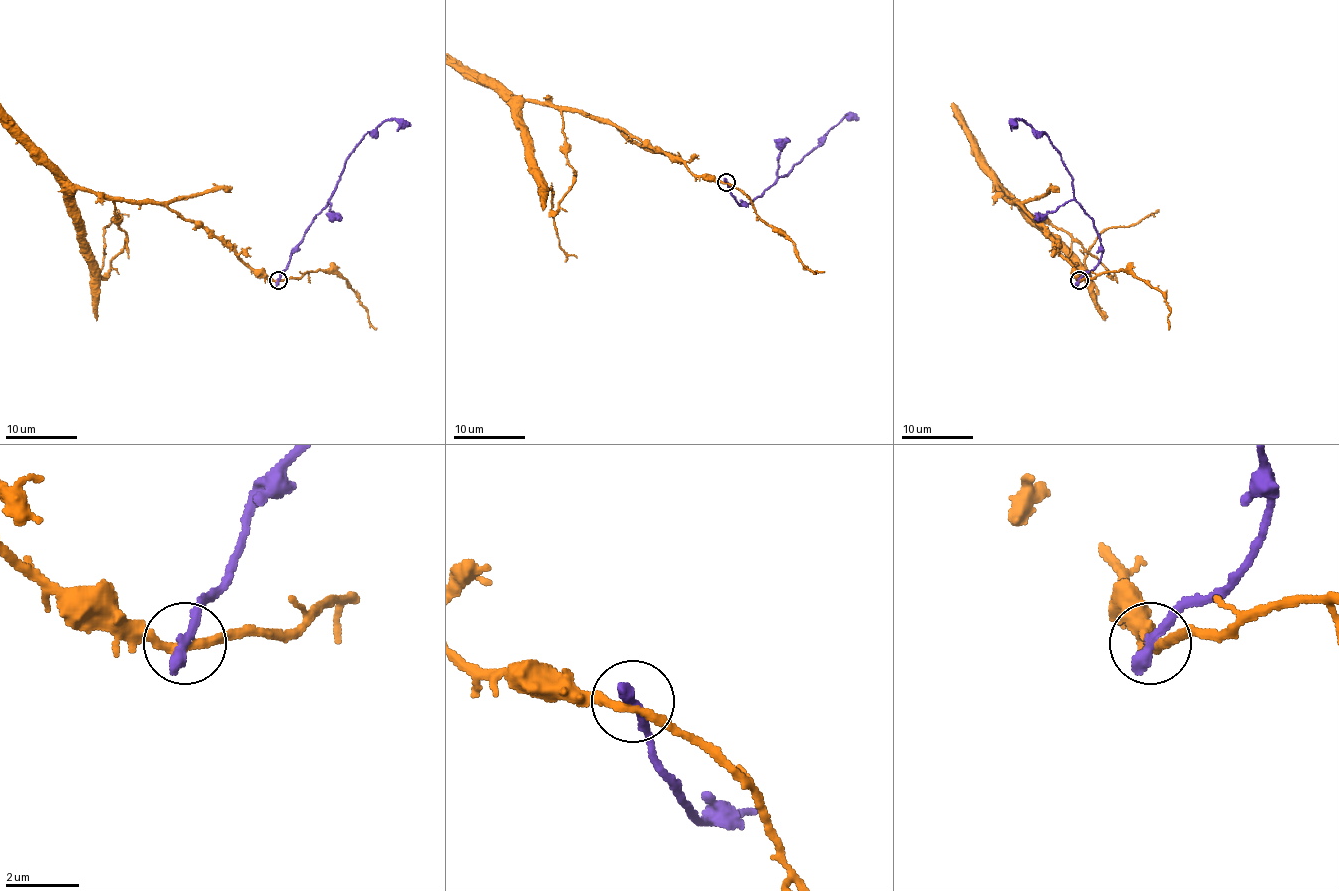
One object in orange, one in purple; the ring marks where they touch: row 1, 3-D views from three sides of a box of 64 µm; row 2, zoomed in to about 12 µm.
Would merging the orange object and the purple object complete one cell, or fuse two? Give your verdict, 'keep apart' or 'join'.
keep apart

